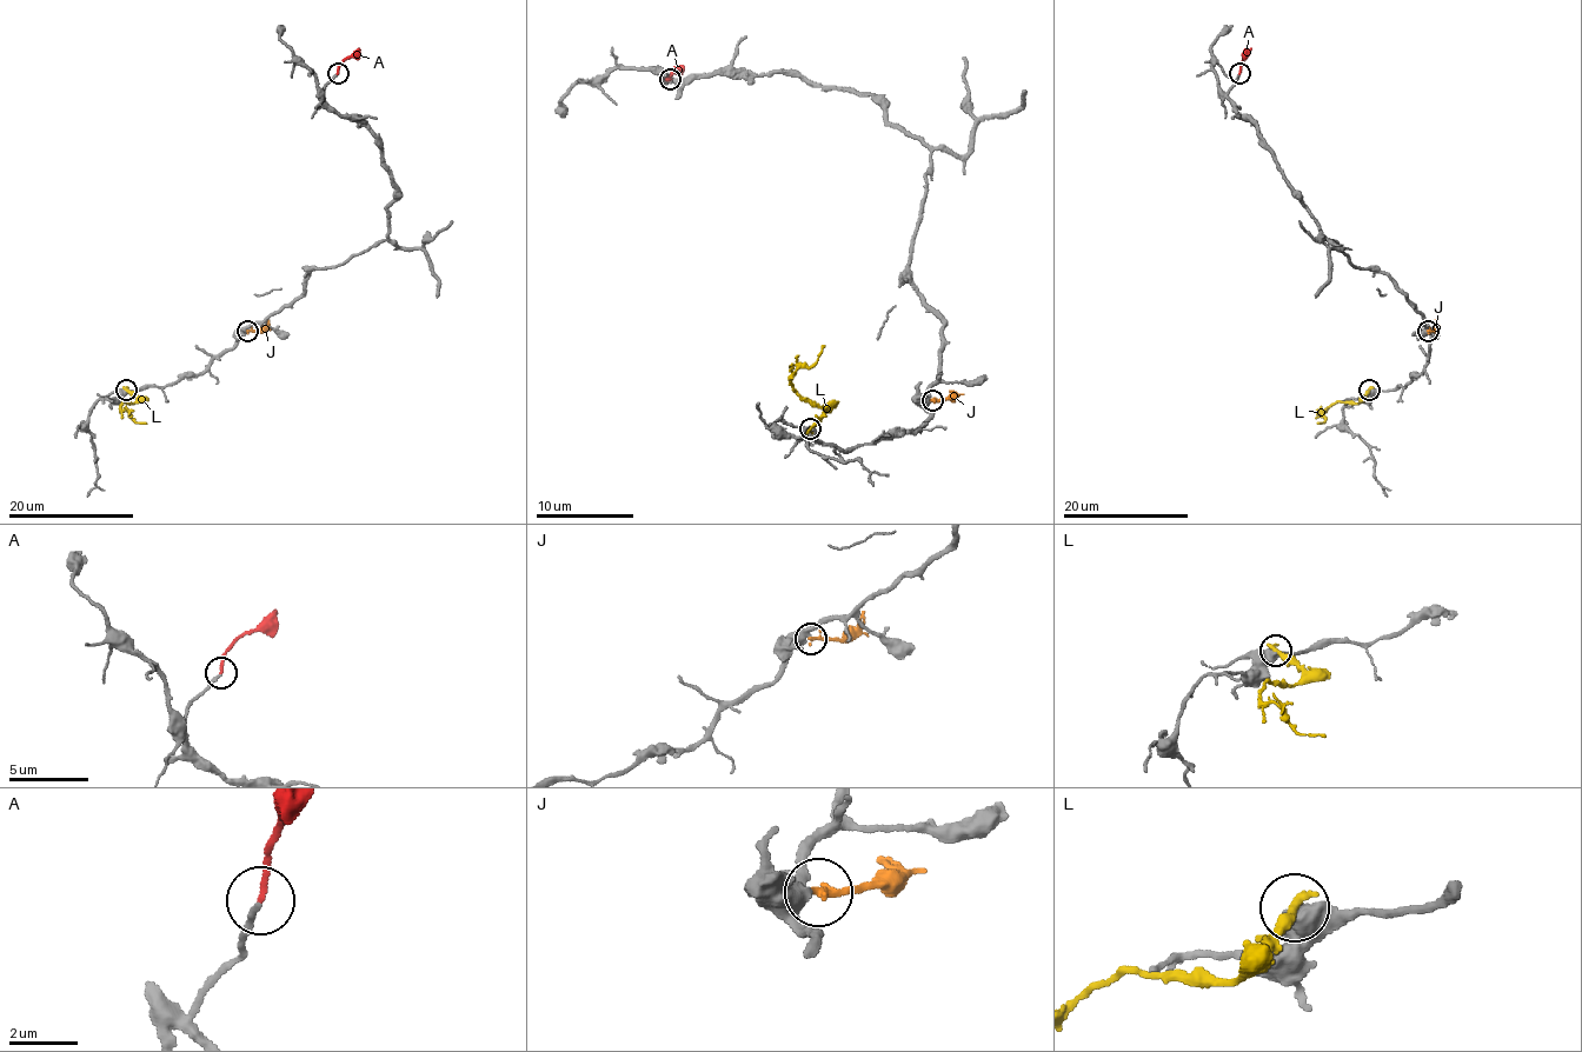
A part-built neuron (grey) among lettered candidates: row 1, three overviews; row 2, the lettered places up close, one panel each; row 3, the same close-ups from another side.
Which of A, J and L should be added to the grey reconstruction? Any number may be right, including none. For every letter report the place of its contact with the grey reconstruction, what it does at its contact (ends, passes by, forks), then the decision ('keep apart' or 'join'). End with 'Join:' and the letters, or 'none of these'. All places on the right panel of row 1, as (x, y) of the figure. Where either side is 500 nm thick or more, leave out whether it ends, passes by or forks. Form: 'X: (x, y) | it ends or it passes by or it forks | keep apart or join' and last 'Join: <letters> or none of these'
A: (1240, 73) | it ends | join
J: (1428, 331) | it ends | keep apart
L: (1369, 390) | keep apart
Join: A

